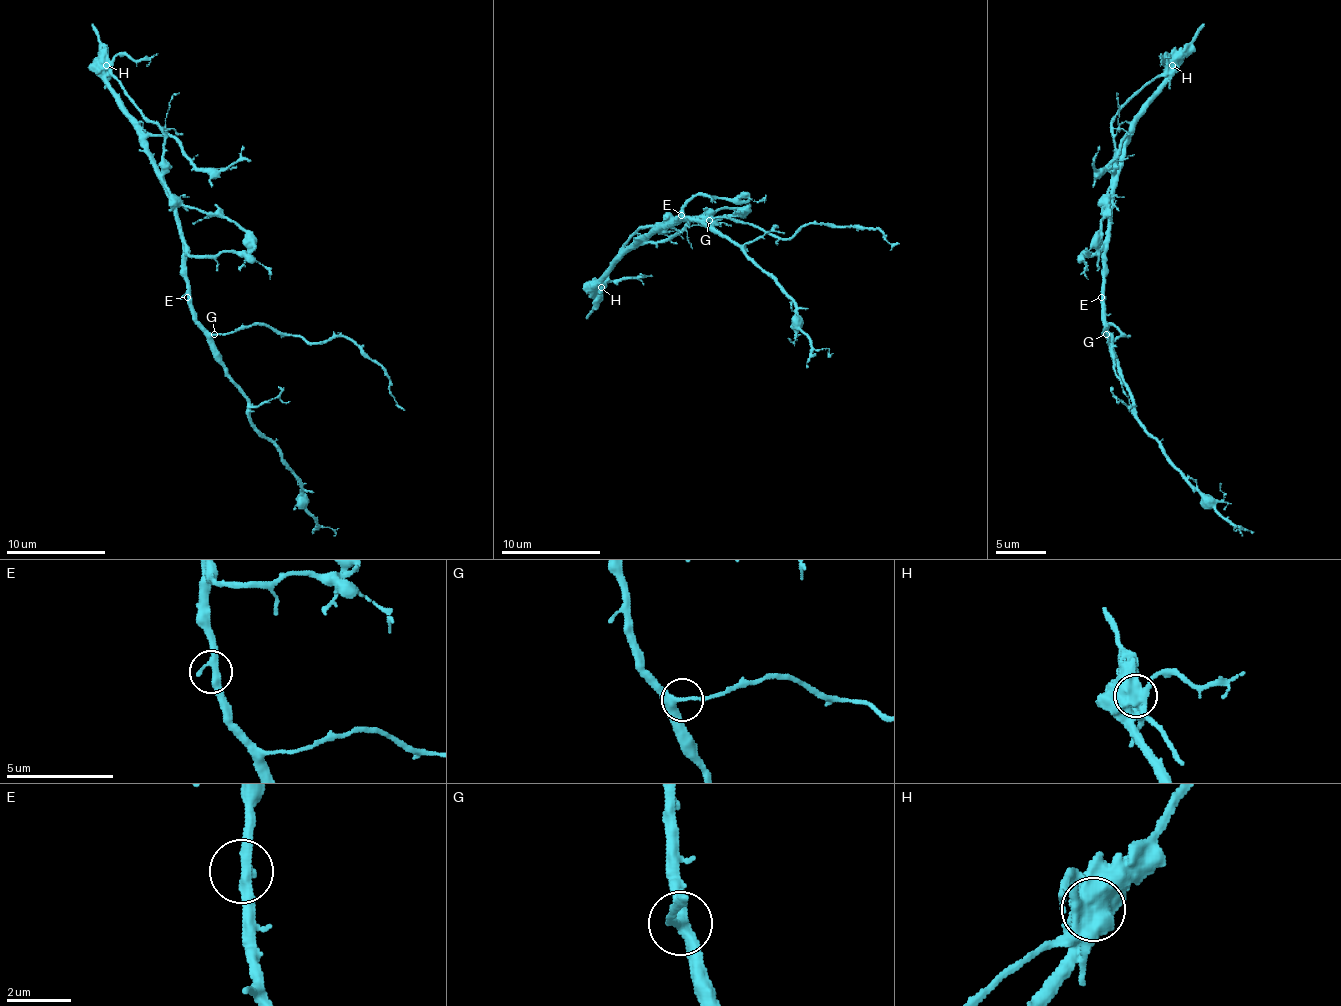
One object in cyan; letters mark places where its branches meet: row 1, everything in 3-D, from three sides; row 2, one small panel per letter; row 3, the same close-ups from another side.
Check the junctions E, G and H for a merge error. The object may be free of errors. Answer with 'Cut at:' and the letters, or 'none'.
Cut at: H

